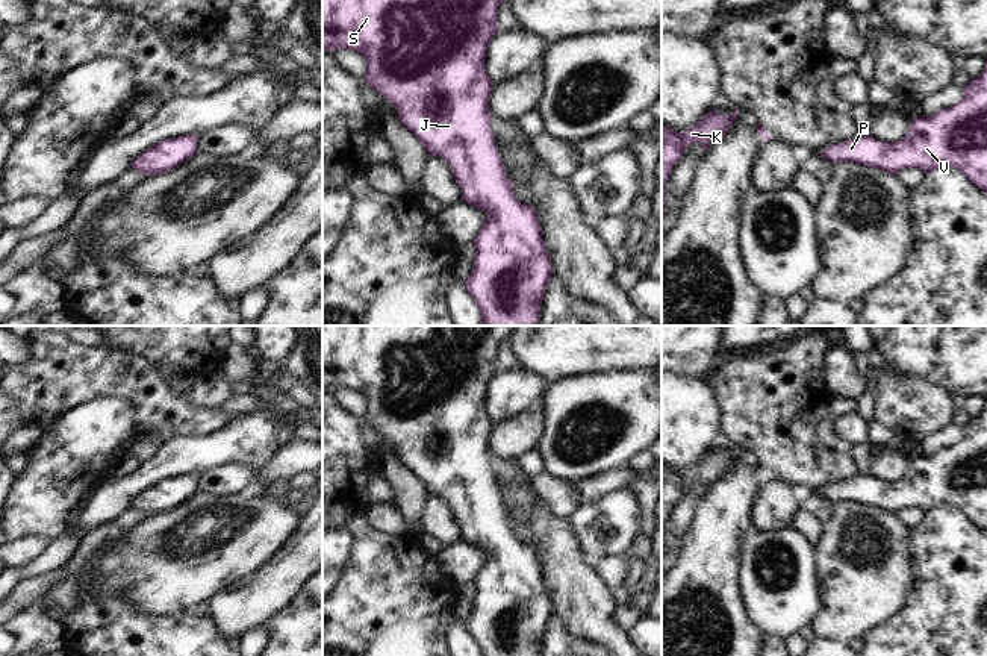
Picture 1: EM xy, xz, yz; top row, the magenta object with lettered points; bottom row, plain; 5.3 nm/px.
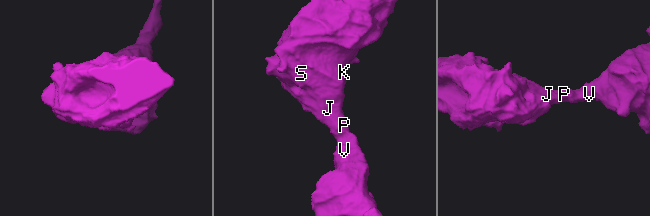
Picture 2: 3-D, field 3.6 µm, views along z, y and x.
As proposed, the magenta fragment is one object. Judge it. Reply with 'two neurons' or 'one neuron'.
one neuron

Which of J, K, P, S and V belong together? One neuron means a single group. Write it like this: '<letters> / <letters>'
J K P S V

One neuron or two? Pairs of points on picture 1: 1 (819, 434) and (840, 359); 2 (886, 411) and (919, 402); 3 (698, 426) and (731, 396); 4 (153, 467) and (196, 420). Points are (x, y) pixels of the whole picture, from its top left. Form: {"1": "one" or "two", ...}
{"1": "two", "2": "one", "3": "two", "4": "two"}

